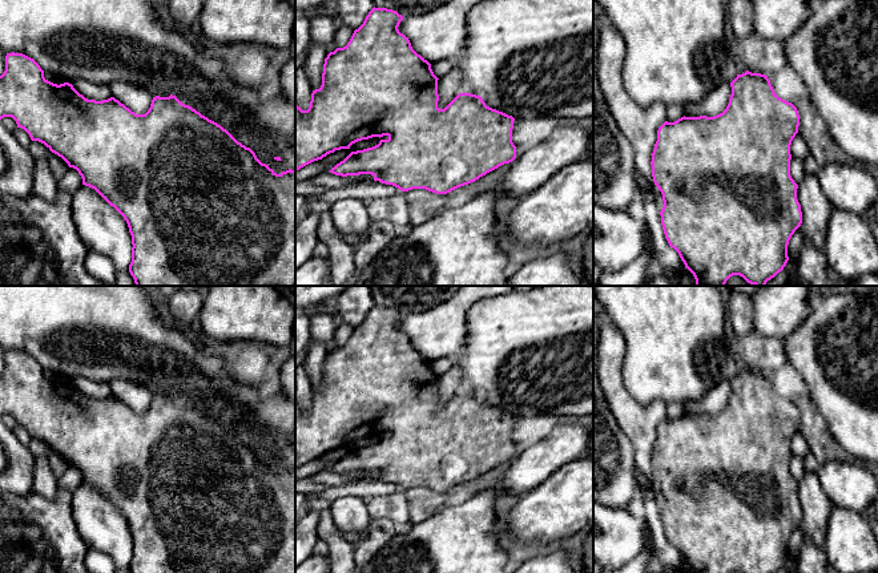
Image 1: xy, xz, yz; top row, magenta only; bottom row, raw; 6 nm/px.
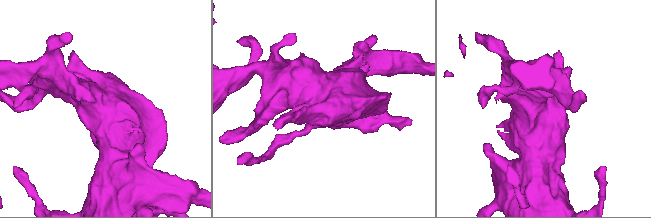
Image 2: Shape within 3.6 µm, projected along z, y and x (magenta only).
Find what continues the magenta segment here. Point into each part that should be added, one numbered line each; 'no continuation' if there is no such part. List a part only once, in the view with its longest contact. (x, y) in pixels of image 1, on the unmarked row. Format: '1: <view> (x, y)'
no continuation

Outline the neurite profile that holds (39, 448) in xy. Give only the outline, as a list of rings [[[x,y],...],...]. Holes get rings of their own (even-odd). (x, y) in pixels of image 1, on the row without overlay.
[[[32,439],[29,445],[29,451],[33,453],[33,456],[48,456],[51,453],[49,445],[47,445],[44,441],[39,439]]]

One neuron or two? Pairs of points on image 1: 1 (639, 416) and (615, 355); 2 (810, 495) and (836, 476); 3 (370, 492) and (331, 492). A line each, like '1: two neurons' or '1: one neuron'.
1: one neuron
2: two neurons
3: one neuron

